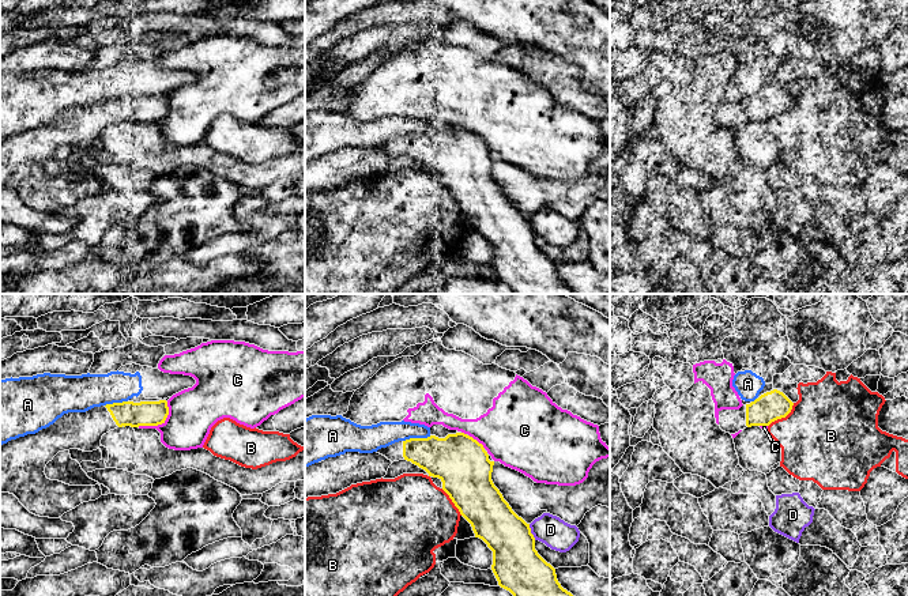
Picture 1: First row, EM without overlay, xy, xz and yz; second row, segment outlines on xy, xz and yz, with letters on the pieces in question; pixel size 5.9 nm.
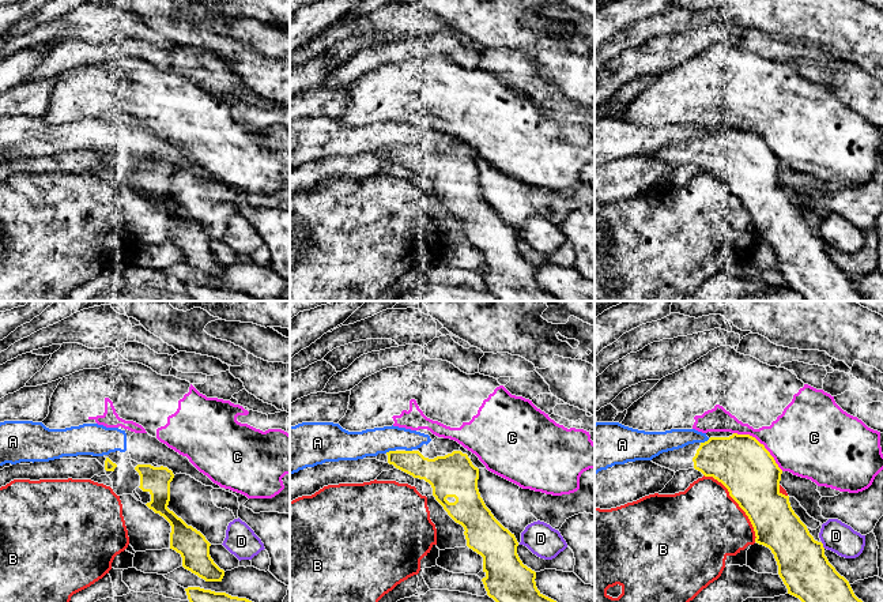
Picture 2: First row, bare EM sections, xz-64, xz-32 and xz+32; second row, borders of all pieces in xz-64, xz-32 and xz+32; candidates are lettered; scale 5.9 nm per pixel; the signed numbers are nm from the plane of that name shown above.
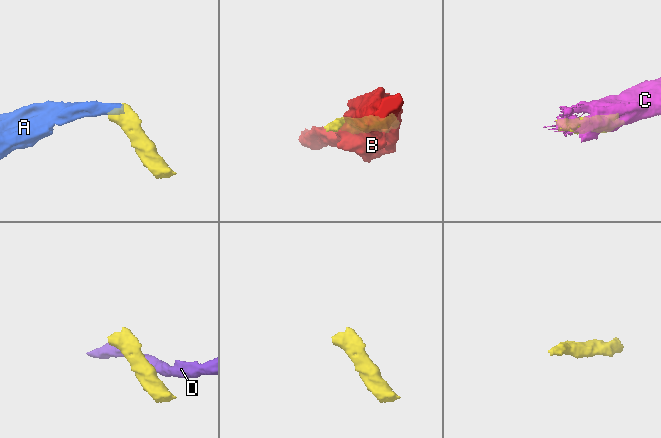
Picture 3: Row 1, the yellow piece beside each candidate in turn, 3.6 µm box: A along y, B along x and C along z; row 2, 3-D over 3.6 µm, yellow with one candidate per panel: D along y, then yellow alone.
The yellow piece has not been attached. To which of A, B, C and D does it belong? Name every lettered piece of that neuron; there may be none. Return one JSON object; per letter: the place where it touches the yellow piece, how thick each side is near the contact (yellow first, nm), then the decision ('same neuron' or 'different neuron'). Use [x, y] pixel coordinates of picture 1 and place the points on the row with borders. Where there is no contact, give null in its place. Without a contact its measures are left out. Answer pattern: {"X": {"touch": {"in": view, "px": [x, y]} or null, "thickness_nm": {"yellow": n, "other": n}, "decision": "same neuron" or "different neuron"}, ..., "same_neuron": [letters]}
{"A": {"touch": {"in": "xz", "px": [417, 438]}, "thickness_nm": {"yellow": 280, "other": 150}, "decision": "different neuron"}, "B": {"touch": {"in": "yz", "px": [783, 417]}, "thickness_nm": {"yellow": 170, "other": 460}, "decision": "different neuron"}, "C": {"touch": {"in": "xy", "px": [159, 423]}, "thickness_nm": {"yellow": 140, "other": 280}, "decision": "different neuron"}, "D": {"touch": {"in": "xz", "px": [530, 532]}, "thickness_nm": {"yellow": 280, "other": 180}, "decision": "different neuron"}, "same_neuron": []}

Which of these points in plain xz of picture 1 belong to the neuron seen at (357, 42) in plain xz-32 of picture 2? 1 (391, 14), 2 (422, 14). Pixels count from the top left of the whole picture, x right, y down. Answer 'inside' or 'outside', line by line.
1: outside
2: outside

